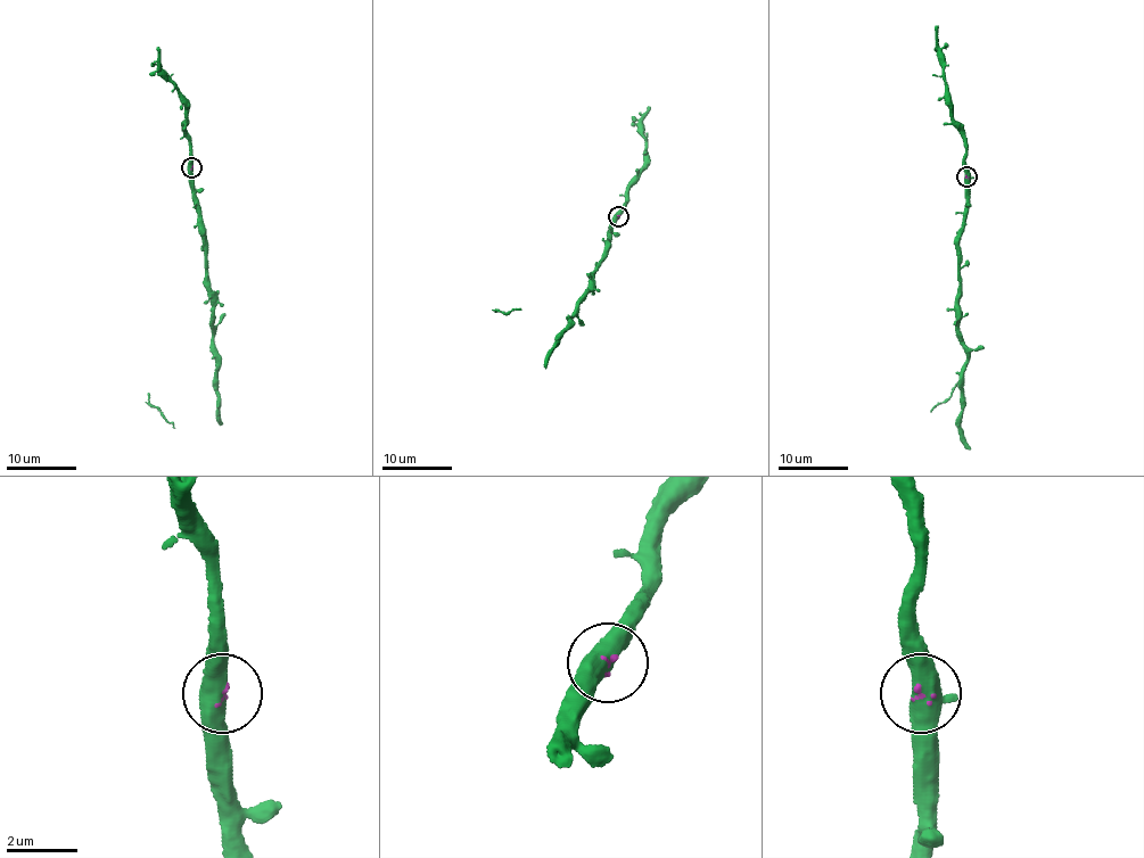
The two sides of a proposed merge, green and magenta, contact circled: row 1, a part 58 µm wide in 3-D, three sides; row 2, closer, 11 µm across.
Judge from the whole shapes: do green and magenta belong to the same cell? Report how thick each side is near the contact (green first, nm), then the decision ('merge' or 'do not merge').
calibres 550 and 70 nm; merge

